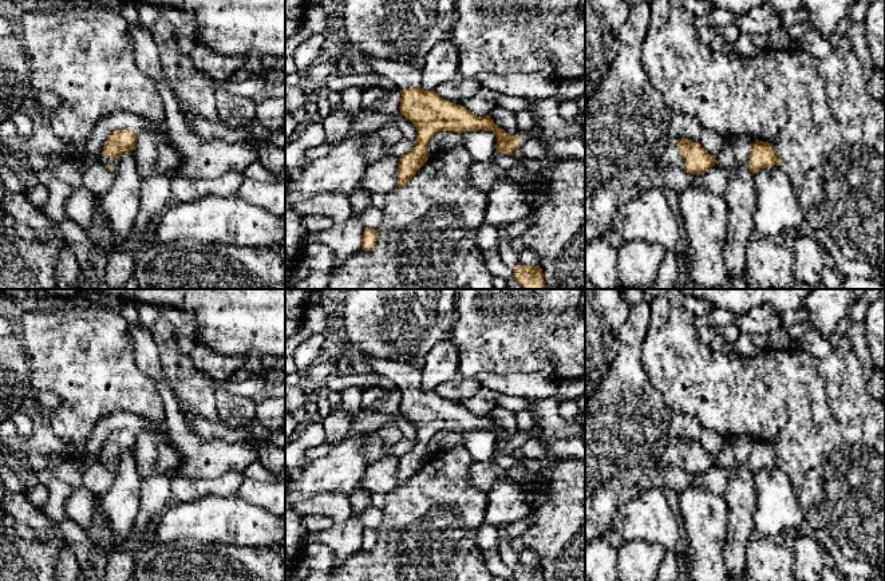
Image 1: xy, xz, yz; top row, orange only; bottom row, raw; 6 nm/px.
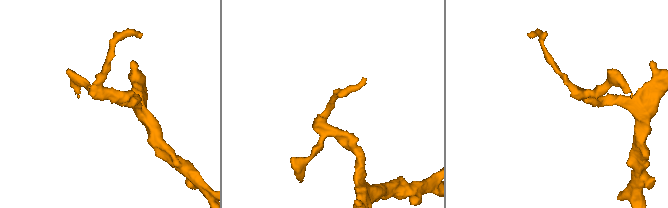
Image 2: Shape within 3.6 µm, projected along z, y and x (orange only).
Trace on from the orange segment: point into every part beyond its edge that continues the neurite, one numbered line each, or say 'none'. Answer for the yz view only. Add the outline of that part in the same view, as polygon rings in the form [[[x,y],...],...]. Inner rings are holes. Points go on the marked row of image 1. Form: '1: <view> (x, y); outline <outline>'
1: yz (671, 157); outline [[[671,141],[667,143],[665,150],[660,159],[657,161],[657,165],[660,167],[669,167],[669,166],[677,166],[683,167],[686,163],[683,155],[677,150],[677,143],[675,141]]]

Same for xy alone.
1: xy (103, 159); outline [[[99,154],[99,157],[96,158],[98,162],[100,162],[104,166],[118,166],[119,161],[115,158],[107,158],[103,154]]]

